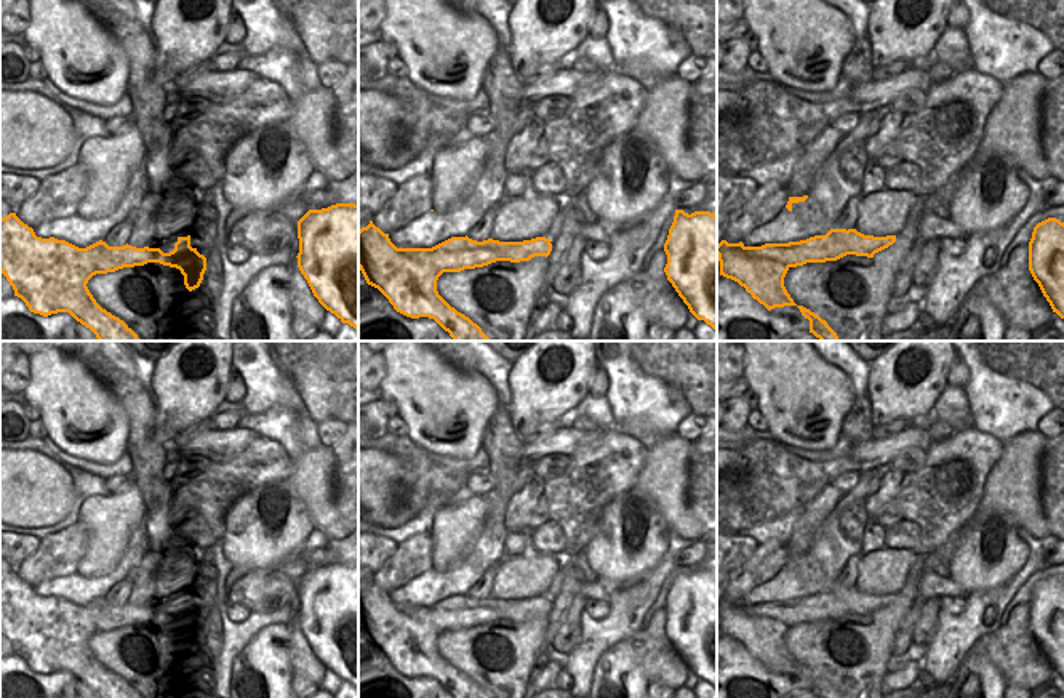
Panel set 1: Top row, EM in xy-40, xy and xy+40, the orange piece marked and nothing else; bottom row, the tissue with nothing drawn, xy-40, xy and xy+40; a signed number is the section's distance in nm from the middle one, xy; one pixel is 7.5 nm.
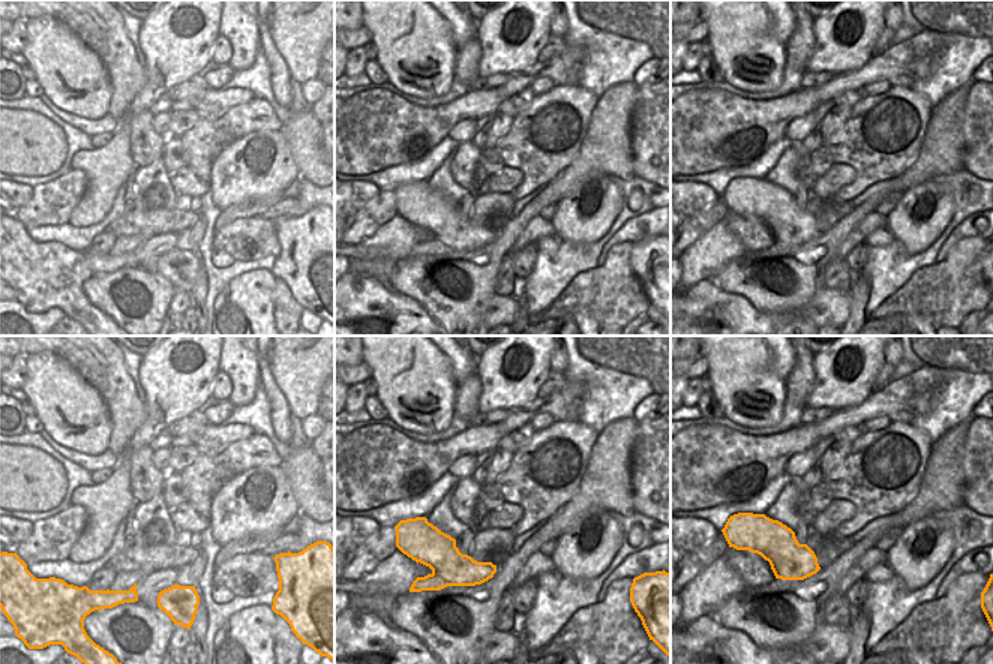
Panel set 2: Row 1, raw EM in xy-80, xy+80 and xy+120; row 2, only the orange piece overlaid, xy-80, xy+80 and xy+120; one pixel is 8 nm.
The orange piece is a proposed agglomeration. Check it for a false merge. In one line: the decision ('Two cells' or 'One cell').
One cell.

